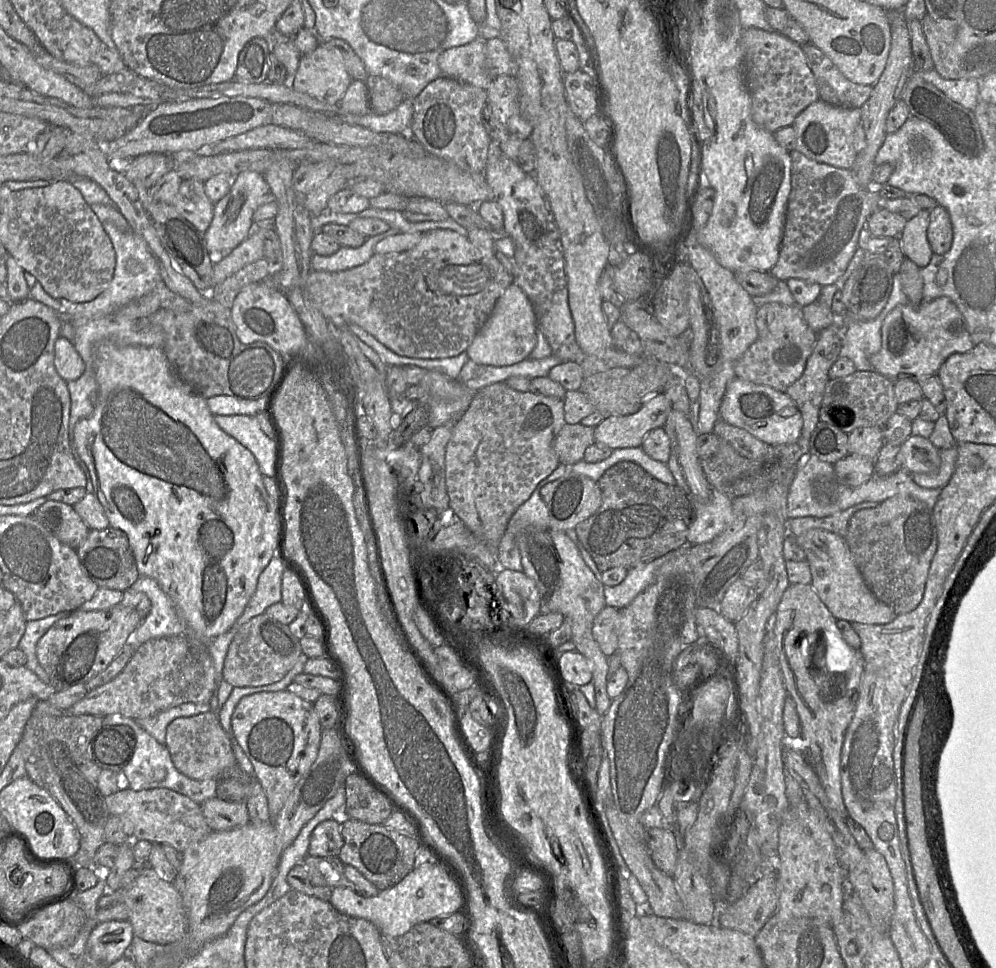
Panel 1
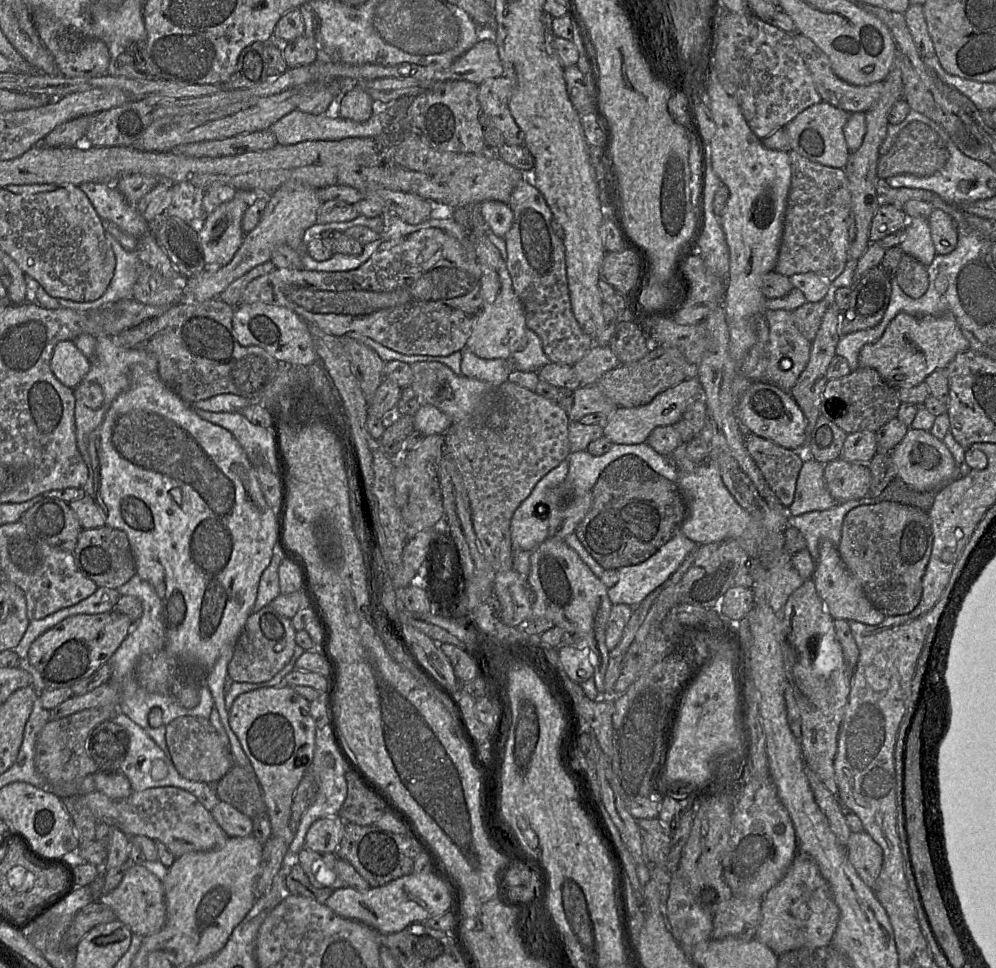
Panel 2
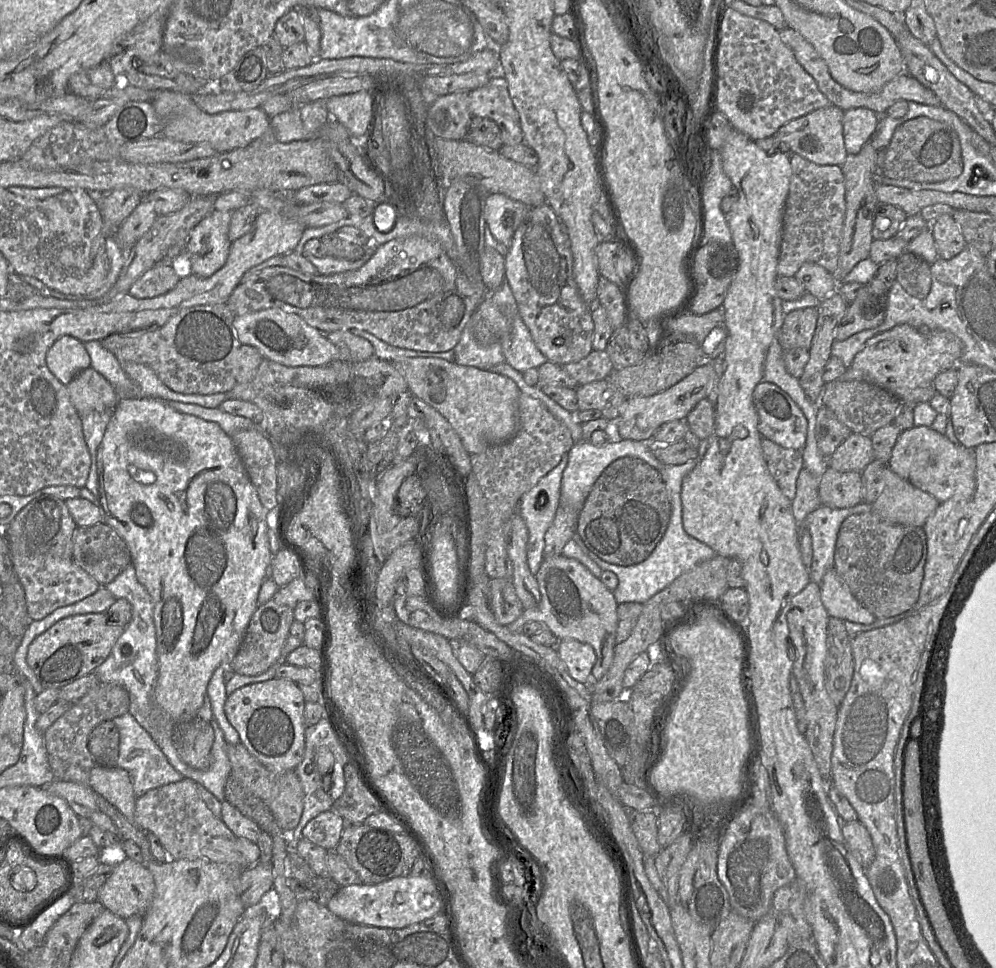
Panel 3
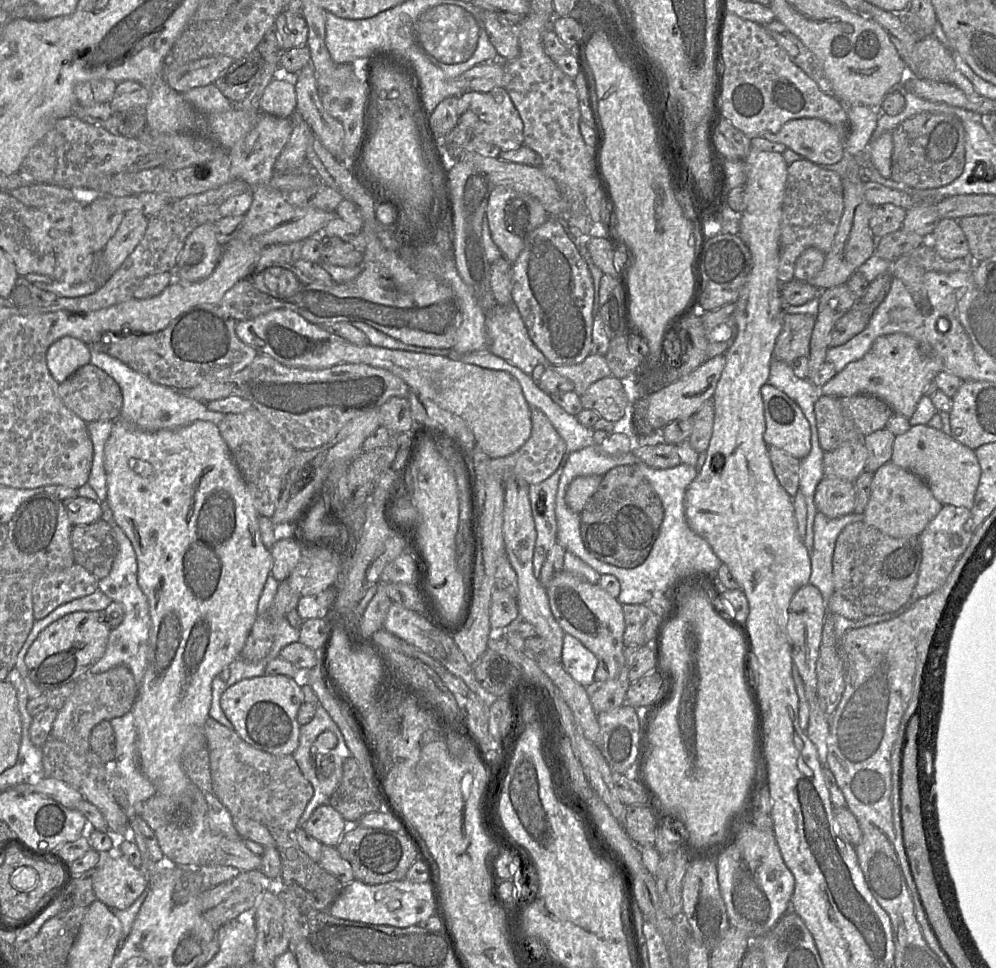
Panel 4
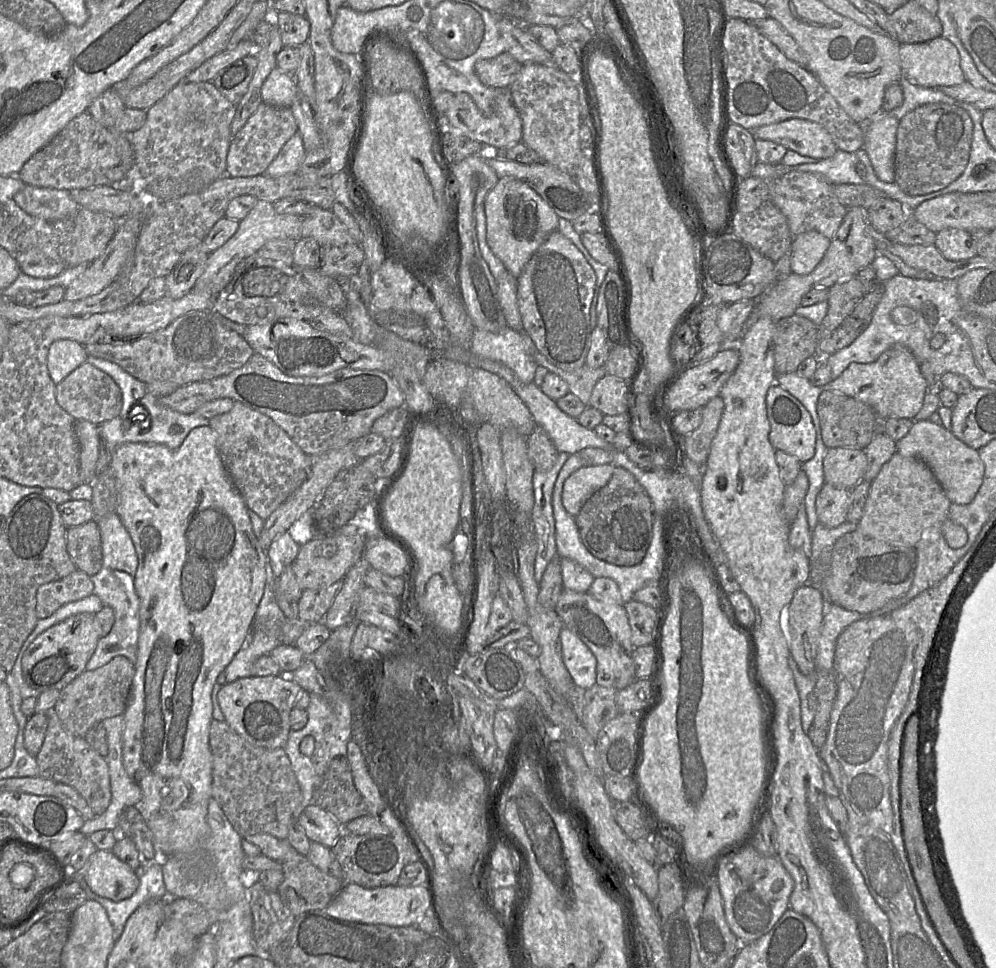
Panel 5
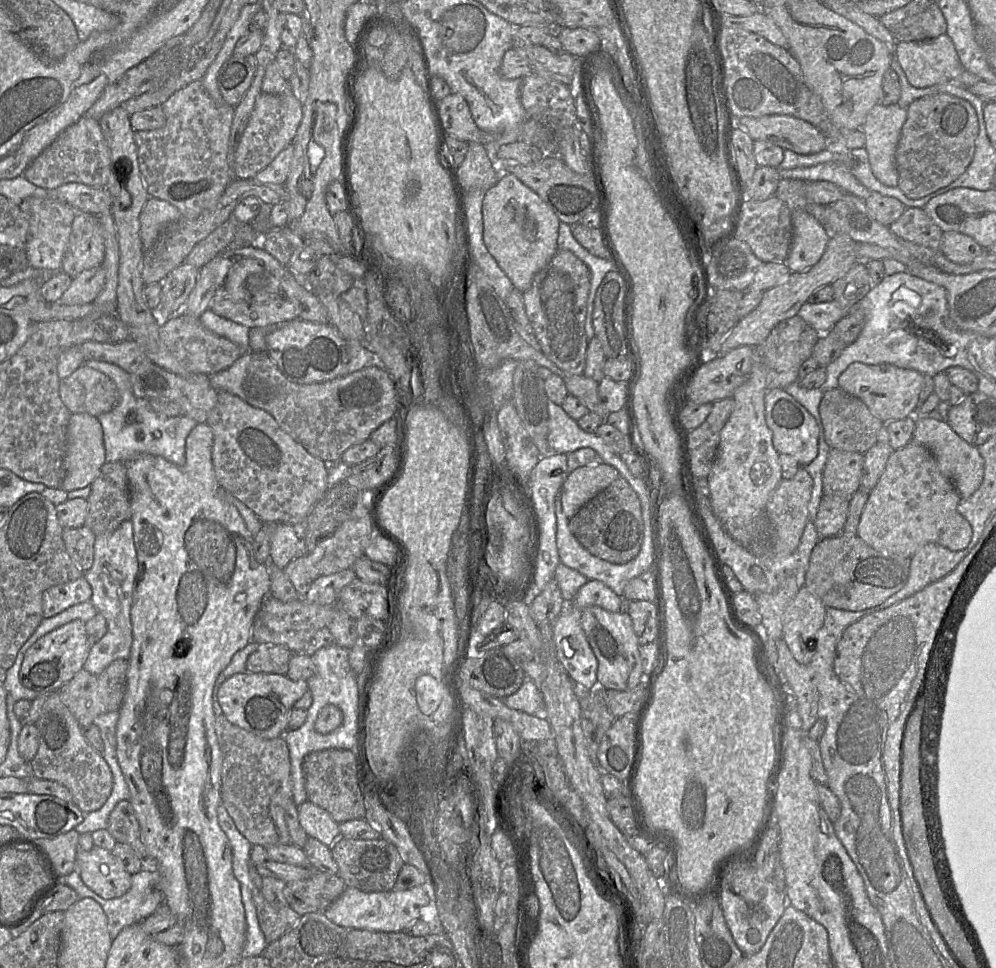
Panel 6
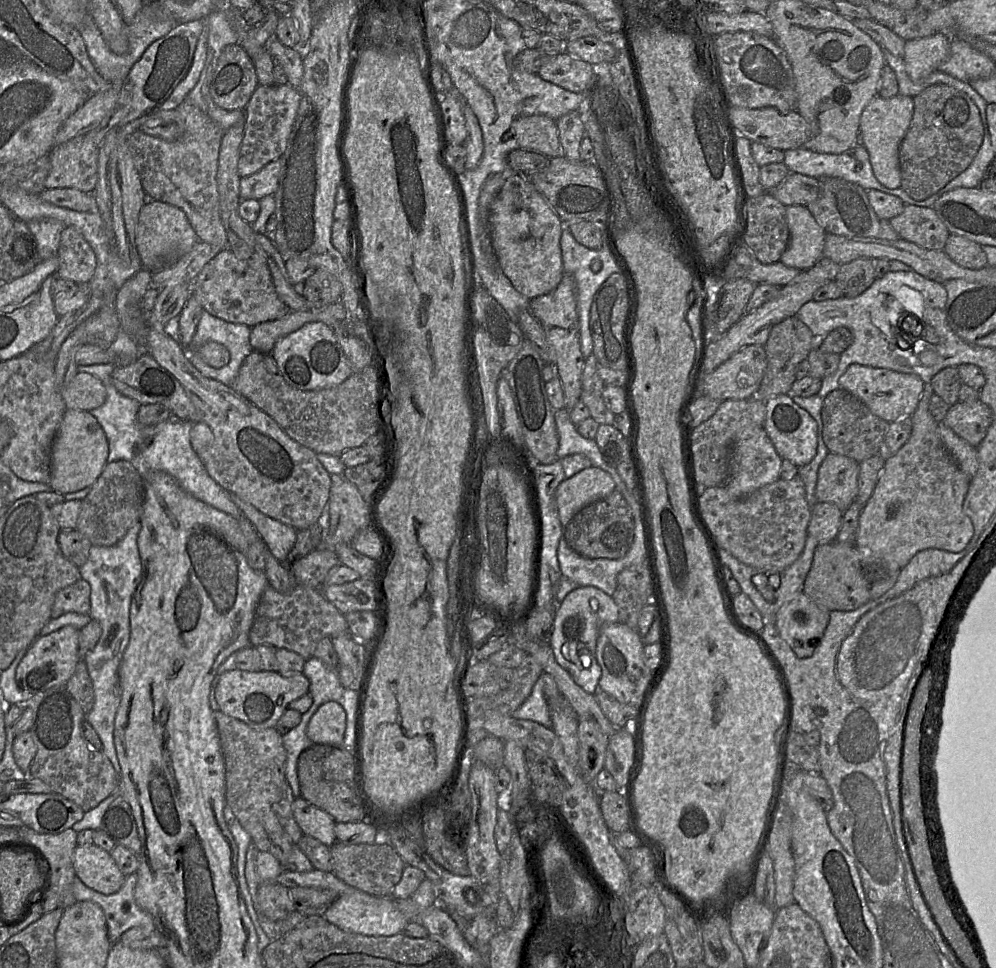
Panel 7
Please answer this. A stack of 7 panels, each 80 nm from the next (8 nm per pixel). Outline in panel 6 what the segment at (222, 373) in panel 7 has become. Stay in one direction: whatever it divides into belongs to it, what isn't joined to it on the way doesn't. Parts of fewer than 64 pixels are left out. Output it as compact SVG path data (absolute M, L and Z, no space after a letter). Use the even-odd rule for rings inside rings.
M210 309L200 316L200 321L206 329L230 340L245 353L250 351L248 339L250 329L248 327L223 318Z

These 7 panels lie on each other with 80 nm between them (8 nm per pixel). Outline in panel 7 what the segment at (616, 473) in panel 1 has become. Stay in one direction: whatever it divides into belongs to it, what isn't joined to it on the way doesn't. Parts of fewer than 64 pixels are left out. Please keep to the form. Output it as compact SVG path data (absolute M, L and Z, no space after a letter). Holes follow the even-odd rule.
M614 490L609 496L582 508L564 527L568 546L589 559L620 559L631 548L635 538L635 524L631 508L623 495Z

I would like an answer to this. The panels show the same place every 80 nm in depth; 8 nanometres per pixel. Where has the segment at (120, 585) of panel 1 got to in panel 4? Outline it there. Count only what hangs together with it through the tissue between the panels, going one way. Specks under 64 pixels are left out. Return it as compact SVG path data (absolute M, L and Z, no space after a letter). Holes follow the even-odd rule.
M99 519L72 528L71 543L76 564L98 580L109 575L117 554L117 543L111 526Z

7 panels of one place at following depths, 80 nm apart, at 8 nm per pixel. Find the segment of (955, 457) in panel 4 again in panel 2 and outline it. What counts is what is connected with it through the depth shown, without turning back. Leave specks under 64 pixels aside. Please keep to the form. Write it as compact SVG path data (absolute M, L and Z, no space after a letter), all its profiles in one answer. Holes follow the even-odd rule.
M909 428L890 456L897 470L896 478L915 491L937 491L962 474L944 442L929 431Z

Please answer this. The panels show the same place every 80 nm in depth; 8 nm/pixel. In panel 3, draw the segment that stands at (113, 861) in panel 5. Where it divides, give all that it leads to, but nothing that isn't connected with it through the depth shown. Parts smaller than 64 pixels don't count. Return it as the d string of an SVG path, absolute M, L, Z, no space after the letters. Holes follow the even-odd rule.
M126 858L115 866L110 876L98 891L98 901L113 914L127 919L134 914L145 914L155 892L154 878L142 864Z

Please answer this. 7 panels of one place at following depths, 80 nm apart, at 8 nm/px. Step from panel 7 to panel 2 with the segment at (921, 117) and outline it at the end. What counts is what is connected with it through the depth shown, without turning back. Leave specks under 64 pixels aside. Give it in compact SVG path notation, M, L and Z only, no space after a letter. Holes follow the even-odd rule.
M914 121L898 133L891 149L879 157L877 177L884 180L896 175L929 177L942 170L949 157L949 151L942 137L930 126L920 121Z

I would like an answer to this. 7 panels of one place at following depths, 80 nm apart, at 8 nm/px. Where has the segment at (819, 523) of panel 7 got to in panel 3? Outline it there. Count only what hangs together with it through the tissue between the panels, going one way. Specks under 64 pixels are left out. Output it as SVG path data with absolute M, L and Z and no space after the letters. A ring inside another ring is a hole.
M828 467L820 479L818 493L823 506L854 507L864 501L861 472L839 472Z

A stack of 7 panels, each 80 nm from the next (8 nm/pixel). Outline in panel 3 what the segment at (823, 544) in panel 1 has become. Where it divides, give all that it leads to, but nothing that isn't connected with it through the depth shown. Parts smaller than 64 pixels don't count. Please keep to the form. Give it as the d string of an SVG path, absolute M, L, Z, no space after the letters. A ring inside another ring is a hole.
M835 568L825 573L819 586L822 603L830 617L865 625L877 619L856 599Z

